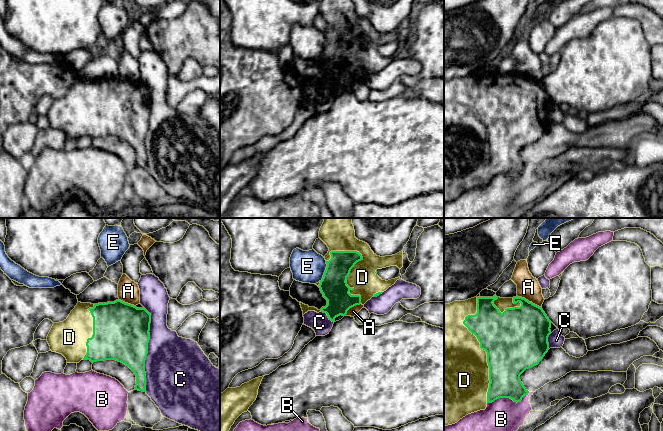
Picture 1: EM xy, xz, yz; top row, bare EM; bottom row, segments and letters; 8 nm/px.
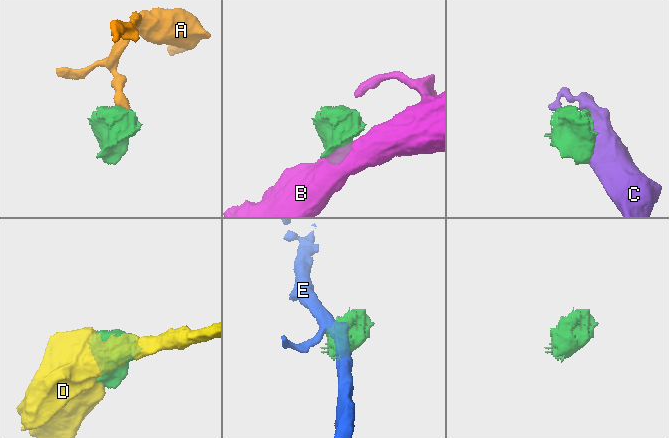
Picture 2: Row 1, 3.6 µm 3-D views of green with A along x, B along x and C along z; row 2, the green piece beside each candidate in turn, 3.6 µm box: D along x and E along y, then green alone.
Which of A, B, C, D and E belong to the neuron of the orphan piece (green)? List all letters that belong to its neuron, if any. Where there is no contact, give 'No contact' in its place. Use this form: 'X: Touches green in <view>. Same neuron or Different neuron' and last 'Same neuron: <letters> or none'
A: Touches green in yz. Different neuron
B: Touches green in yz. Different neuron
C: Touches green in xy. Different neuron
D: Touches green in yz. Same neuron
E: Touches green in xz. Different neuron
Same neuron: D

